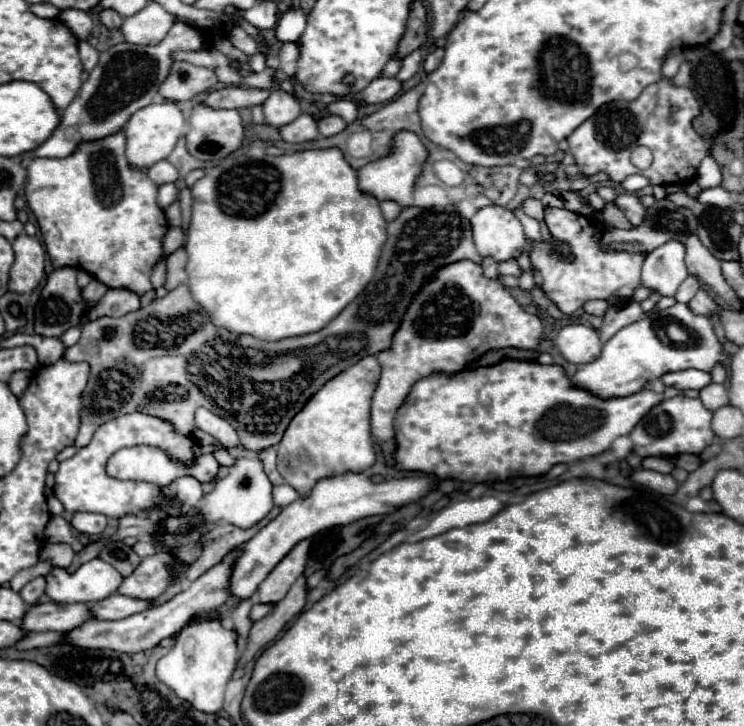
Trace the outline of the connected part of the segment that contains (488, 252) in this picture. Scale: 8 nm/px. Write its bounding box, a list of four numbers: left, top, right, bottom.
[472,207,528,263]

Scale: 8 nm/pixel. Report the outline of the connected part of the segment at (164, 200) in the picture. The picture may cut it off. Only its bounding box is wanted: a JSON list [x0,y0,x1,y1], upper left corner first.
[158,183,178,209]

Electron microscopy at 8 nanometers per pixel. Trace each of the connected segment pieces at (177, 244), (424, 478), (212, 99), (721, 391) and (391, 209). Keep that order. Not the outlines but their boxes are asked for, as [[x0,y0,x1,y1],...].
[[166,227,184,255],[228,473,438,599],[206,87,270,109],[700,383,728,411],[380,201,402,221]]

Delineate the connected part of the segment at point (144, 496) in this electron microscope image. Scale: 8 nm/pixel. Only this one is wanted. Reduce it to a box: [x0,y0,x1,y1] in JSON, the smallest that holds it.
[54,413,204,517]

